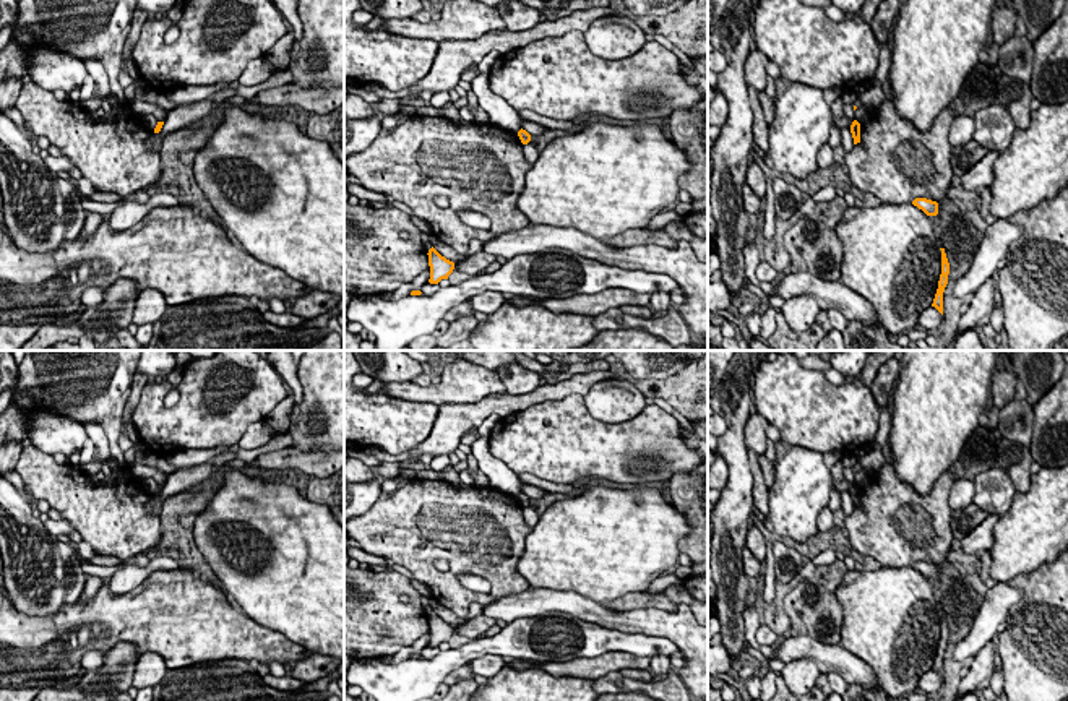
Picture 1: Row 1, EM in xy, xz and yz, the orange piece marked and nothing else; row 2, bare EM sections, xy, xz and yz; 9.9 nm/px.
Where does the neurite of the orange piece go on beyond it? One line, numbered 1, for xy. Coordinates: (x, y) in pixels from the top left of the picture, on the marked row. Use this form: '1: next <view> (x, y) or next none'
1: next none

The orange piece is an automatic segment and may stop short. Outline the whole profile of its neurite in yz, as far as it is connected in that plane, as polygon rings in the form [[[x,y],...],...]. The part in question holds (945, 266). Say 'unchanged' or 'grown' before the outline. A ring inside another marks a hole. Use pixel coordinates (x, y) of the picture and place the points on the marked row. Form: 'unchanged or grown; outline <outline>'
unchanged; outline [[[940,248],[940,250],[941,250],[941,274],[940,274],[938,289],[932,307],[935,307],[943,315],[943,292],[948,284],[950,263],[948,263],[945,248]]]

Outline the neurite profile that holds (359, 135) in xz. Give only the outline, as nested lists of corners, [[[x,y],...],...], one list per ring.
[[[381,115],[364,120],[344,117],[344,157],[365,151],[381,135]]]

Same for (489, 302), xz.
[[[484,292],[471,299],[474,312],[482,312],[485,315],[495,313],[505,303],[505,295],[502,292]]]

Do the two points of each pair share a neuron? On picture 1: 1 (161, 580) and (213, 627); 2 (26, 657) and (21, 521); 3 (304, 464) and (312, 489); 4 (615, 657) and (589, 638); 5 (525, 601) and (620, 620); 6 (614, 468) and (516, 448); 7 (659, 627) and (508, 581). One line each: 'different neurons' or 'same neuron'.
1: same neuron
2: different neurons
3: different neurons
4: different neurons
5: same neuron
6: same neuron
7: different neurons

